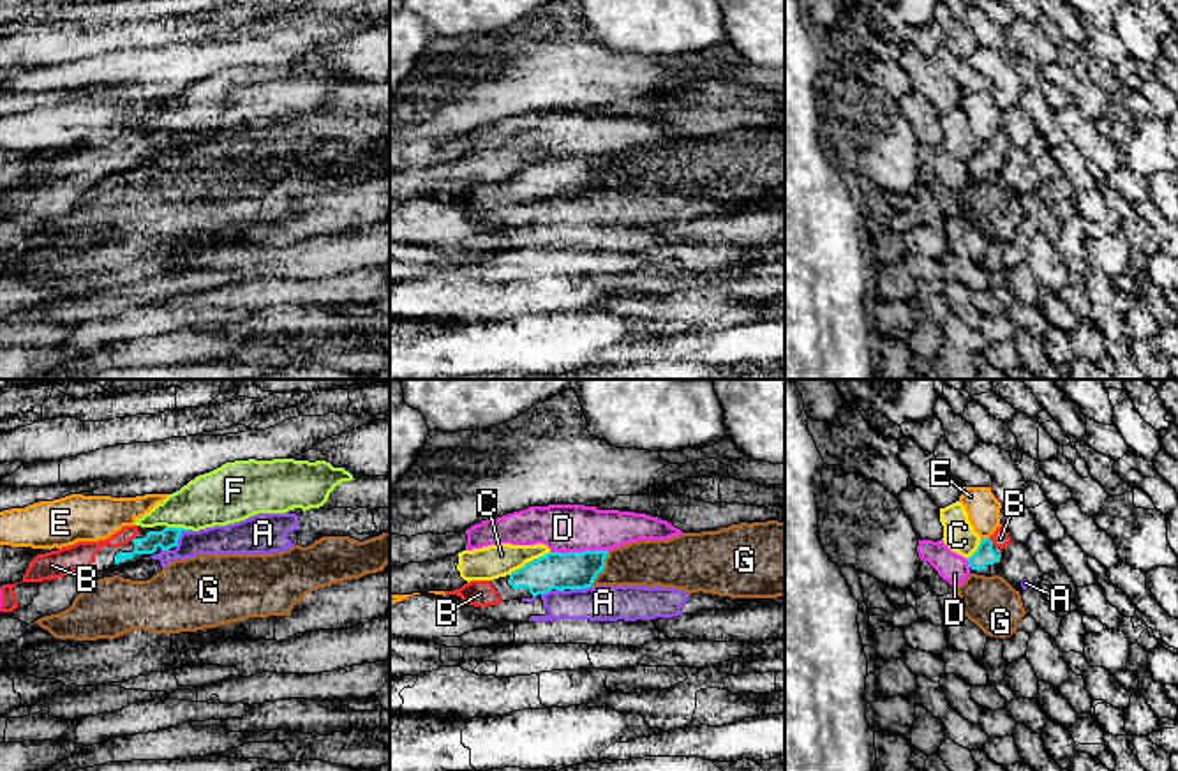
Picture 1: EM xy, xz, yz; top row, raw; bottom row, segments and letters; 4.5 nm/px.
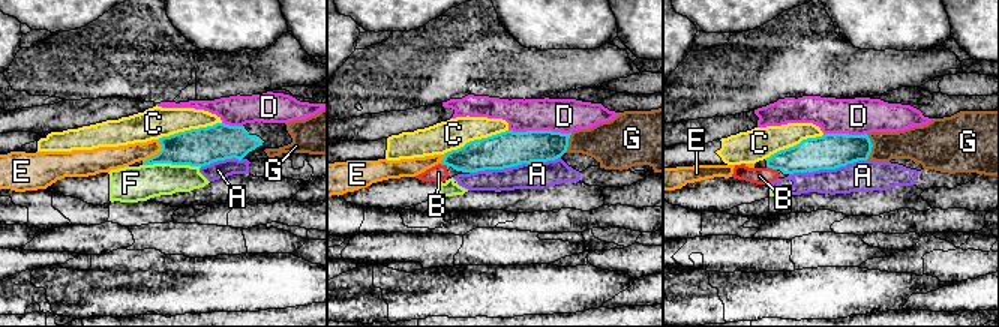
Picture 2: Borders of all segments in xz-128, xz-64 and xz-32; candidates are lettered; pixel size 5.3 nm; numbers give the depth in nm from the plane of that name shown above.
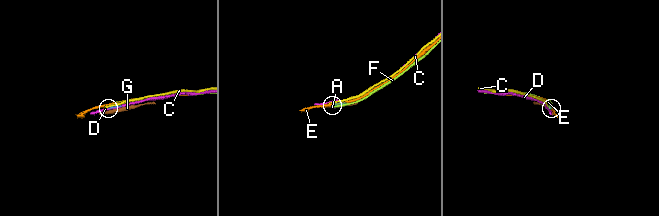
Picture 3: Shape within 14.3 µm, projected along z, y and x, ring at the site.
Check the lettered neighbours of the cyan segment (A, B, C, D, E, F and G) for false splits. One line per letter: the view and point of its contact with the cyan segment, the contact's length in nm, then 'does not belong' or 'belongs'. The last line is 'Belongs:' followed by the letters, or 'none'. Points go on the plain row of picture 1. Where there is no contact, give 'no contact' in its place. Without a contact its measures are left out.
A: xy (180, 138) | 110 nm | does not belong
B: yz (991, 147) | 40 nm | belongs
C: xz (529, 166) | 220 nm | does not belong
D: xz (579, 157) | 260 nm | does not belong
E: yz (984, 143) | 40 nm | does not belong
F: xy (180, 133) | 130 nm | does not belong
G: xz (603, 172) | 190 nm | does not belong
Belongs: B

